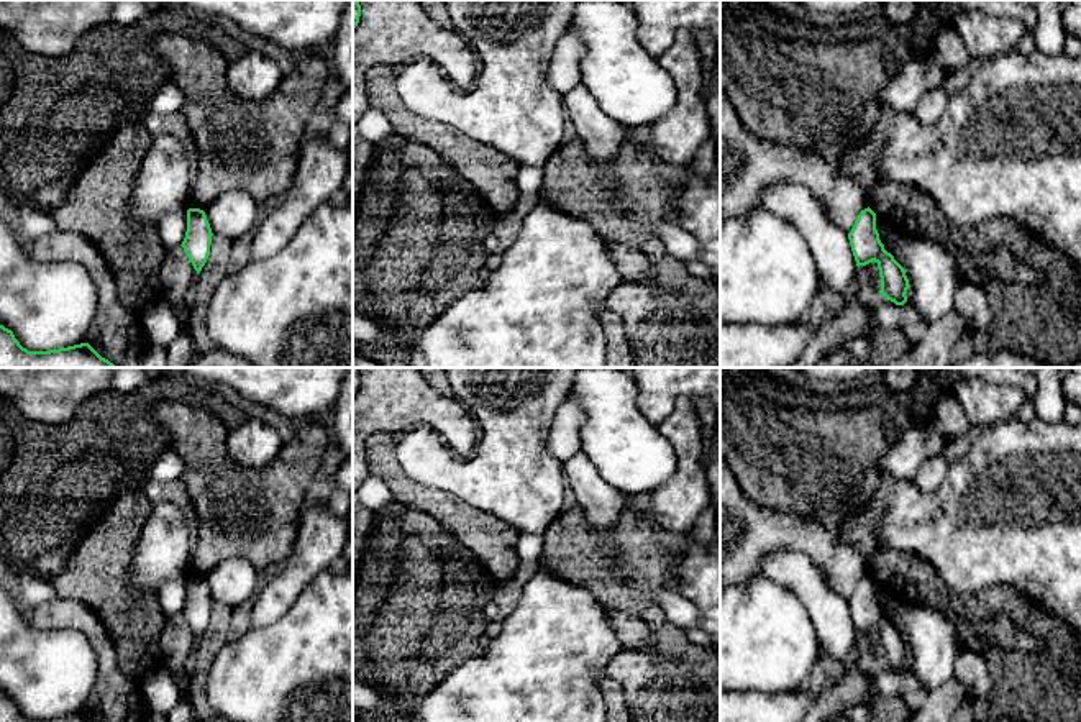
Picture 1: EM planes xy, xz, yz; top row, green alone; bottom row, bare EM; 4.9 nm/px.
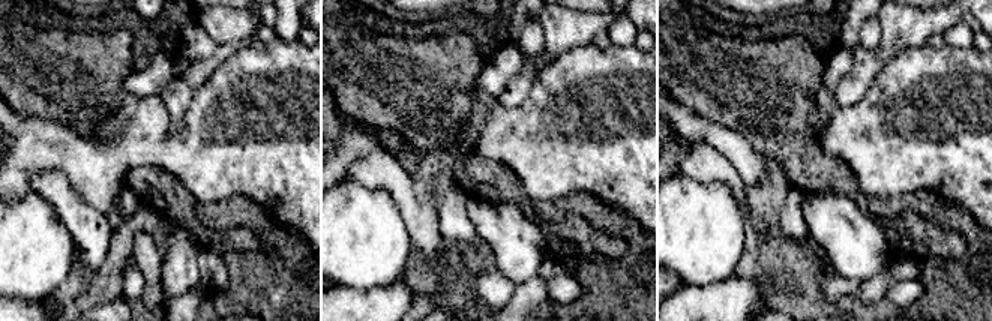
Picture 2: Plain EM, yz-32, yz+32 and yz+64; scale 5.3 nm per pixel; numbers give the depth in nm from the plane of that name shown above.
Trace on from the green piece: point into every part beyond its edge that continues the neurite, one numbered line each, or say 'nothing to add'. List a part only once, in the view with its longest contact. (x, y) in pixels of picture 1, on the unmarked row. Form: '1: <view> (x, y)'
nothing to add

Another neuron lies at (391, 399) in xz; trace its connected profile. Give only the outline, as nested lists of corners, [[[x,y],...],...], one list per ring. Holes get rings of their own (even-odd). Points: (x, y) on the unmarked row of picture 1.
[[[359,368],[361,384],[353,397],[353,492],[371,474],[364,445],[376,432],[405,433],[420,425],[435,428],[446,445],[466,458],[479,438],[479,425],[466,405],[456,399],[440,394],[422,376],[420,368]]]

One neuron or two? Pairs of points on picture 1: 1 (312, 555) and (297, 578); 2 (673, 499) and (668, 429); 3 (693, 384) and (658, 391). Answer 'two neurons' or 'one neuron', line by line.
1: one neuron
2: one neuron
3: one neuron

